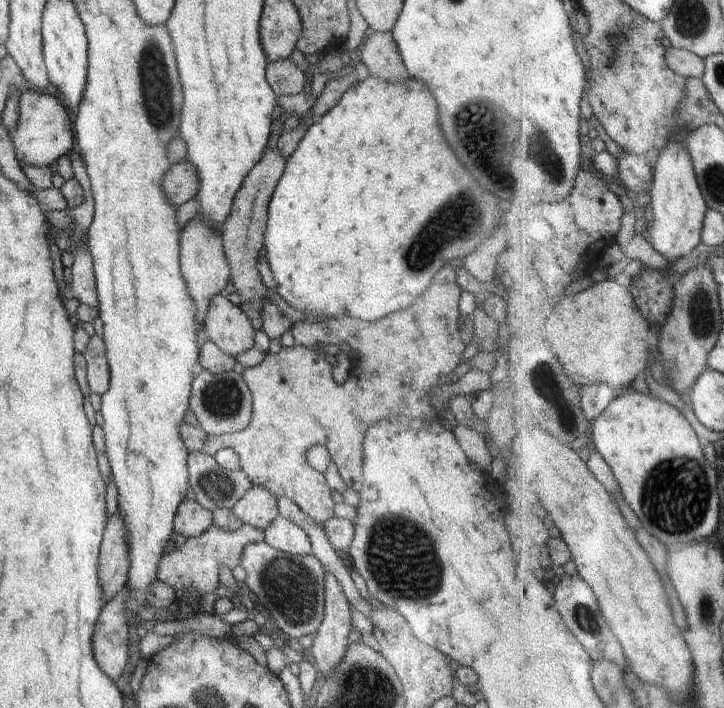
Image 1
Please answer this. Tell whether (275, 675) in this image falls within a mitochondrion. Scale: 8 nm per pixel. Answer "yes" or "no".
no

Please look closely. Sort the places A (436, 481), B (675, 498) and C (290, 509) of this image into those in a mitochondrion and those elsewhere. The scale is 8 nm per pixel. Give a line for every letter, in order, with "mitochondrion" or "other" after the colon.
A: other
B: mitochondrion
C: other

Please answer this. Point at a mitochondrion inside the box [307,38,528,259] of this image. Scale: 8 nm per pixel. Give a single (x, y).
(471, 125)

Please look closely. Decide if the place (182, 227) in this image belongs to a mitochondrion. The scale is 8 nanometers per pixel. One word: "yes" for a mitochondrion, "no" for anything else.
no

